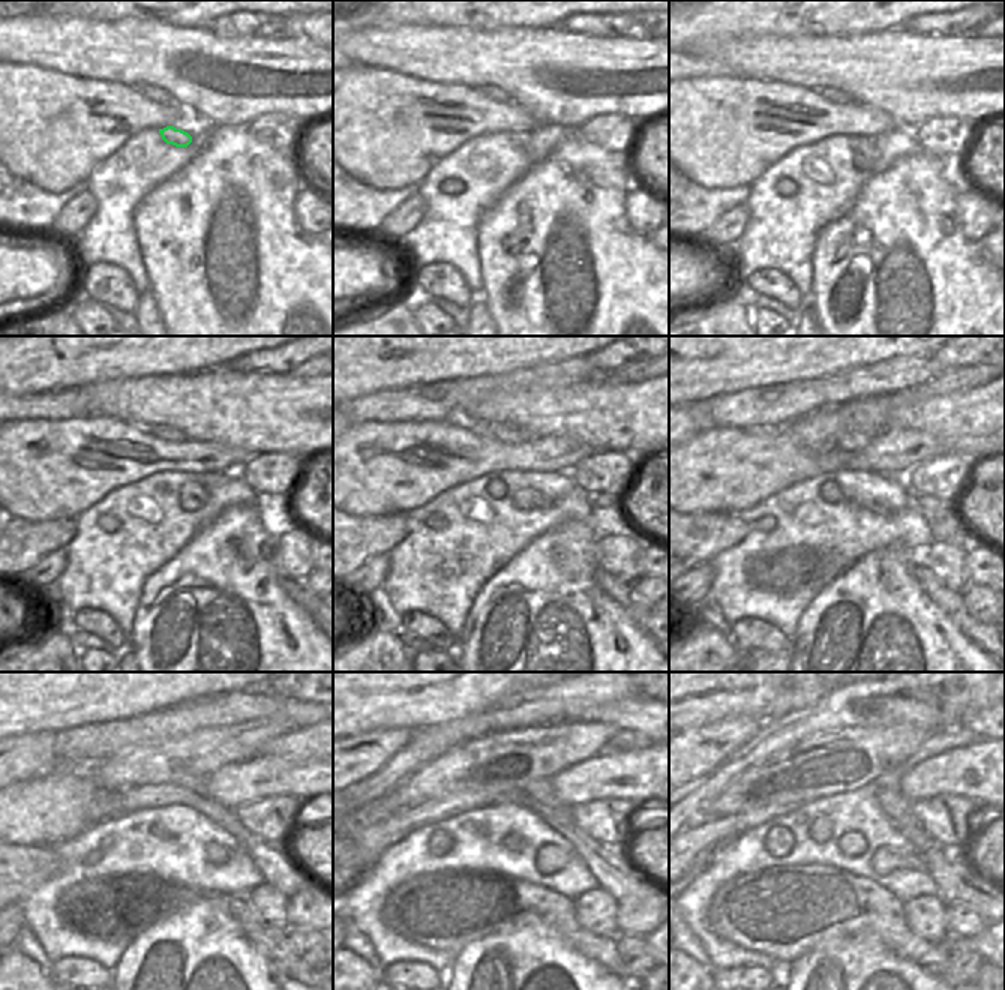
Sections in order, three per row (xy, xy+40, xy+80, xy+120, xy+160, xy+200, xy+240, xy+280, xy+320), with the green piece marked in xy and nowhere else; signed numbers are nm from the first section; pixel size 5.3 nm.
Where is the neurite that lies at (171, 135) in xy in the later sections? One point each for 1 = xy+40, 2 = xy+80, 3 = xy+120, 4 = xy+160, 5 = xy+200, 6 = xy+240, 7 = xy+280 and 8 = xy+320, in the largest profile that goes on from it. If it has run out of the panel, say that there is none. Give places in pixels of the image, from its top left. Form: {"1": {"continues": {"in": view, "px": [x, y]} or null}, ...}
{"1": {"continues": {"in": "xy+40", "px": [521, 138]}}, "2": {"continues": {"in": "xy+80", "px": [864, 150]}}, "3": {"continues": {"in": "xy+120", "px": [192, 495]}}, "4": {"continues": {"in": "xy+160", "px": [525, 498]}}, "5": {"continues": {"in": "xy+200", "px": [879, 510]}}, "6": {"continues": {"in": "xy+240", "px": [216, 854]}}, "7": {"continues": {"in": "xy+280", "px": [551, 858]}}, "8": {"continues": {"in": "xy+320", "px": [885, 860]}}}

